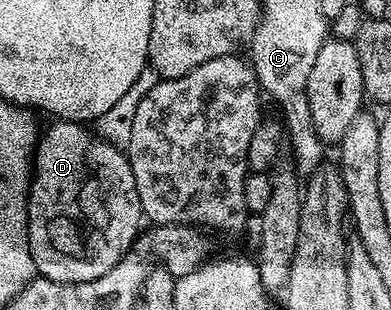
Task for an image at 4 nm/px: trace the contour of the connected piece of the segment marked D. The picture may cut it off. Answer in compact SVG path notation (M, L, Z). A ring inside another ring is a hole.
M56 120L51 123L52 130L39 135L34 155L34 173L28 187L28 243L30 244L30 256L36 265L36 272L39 277L51 282L93 282L106 272L110 272L122 261L125 254L132 249L138 235L141 233L142 211L140 208L140 197L138 188L134 184L134 172L128 163L127 153L121 147L111 146L95 133L87 134L85 127L79 122L65 122Z

